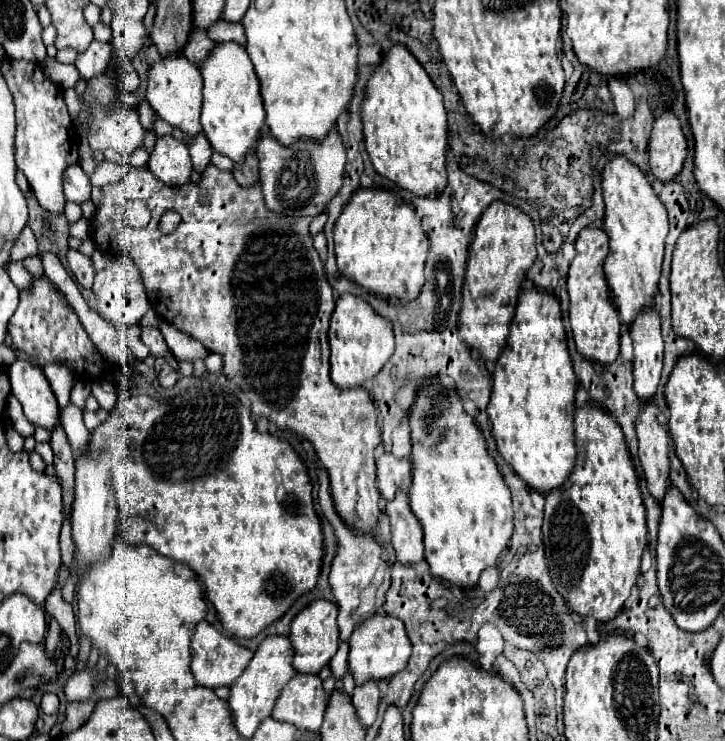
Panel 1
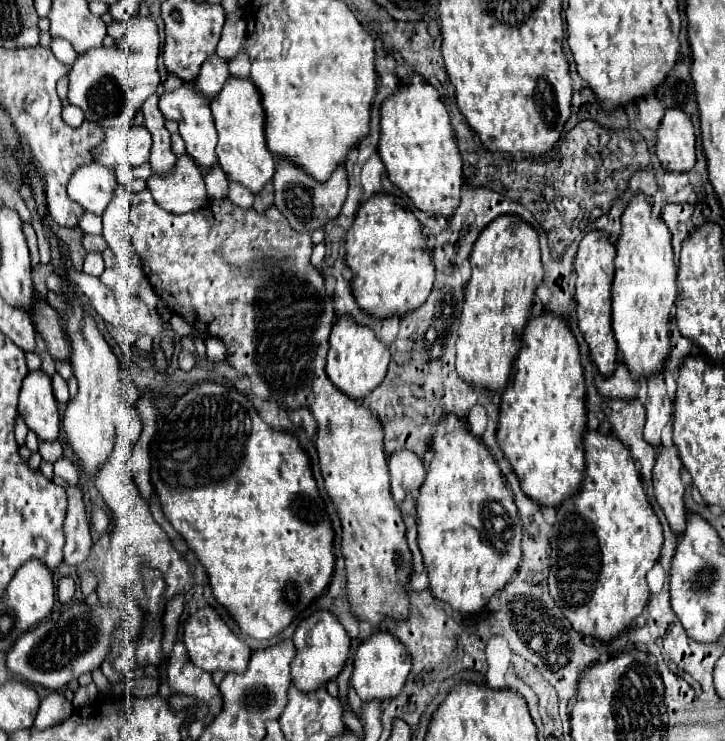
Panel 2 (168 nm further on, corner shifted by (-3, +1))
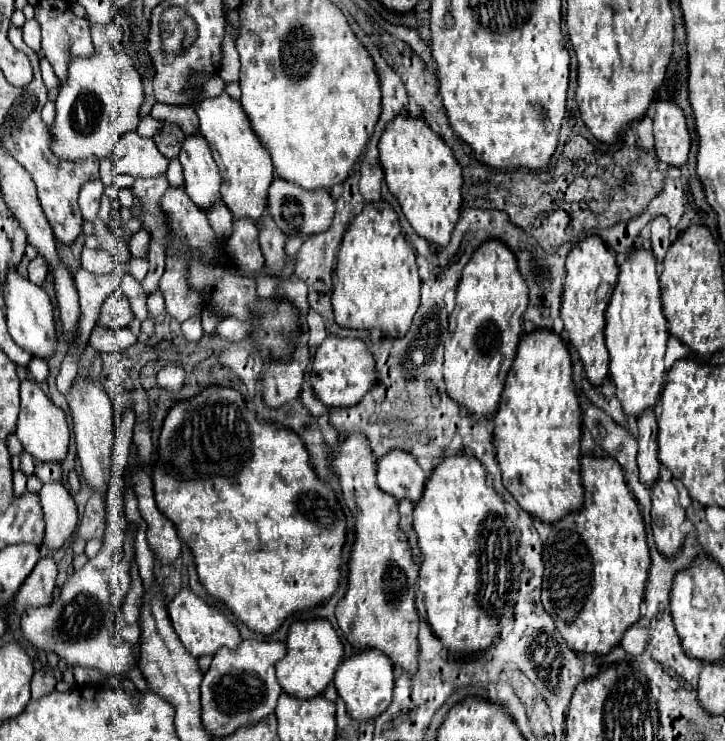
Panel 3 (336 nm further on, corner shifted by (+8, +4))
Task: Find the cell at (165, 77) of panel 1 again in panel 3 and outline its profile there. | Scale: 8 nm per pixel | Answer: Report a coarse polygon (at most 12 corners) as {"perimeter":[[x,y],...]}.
{"perimeter":[[201,134],[185,136],[185,192],[201,210],[221,202],[221,174]]}

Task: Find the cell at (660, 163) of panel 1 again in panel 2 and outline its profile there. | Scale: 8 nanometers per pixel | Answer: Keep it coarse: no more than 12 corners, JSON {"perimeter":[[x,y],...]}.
{"perimeter":[[668,109],[656,155],[670,173],[696,163],[696,135],[686,113]]}

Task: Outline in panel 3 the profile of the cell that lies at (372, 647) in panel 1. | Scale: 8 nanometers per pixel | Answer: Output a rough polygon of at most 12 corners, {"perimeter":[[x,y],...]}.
{"perimeter":[[381,650],[345,658],[335,688],[357,722],[385,712],[393,664]]}

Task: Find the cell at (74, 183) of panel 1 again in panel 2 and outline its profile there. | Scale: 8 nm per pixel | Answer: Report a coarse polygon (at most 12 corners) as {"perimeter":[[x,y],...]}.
{"perimeter":[[100,163],[82,165],[68,197],[102,215],[116,175]]}

